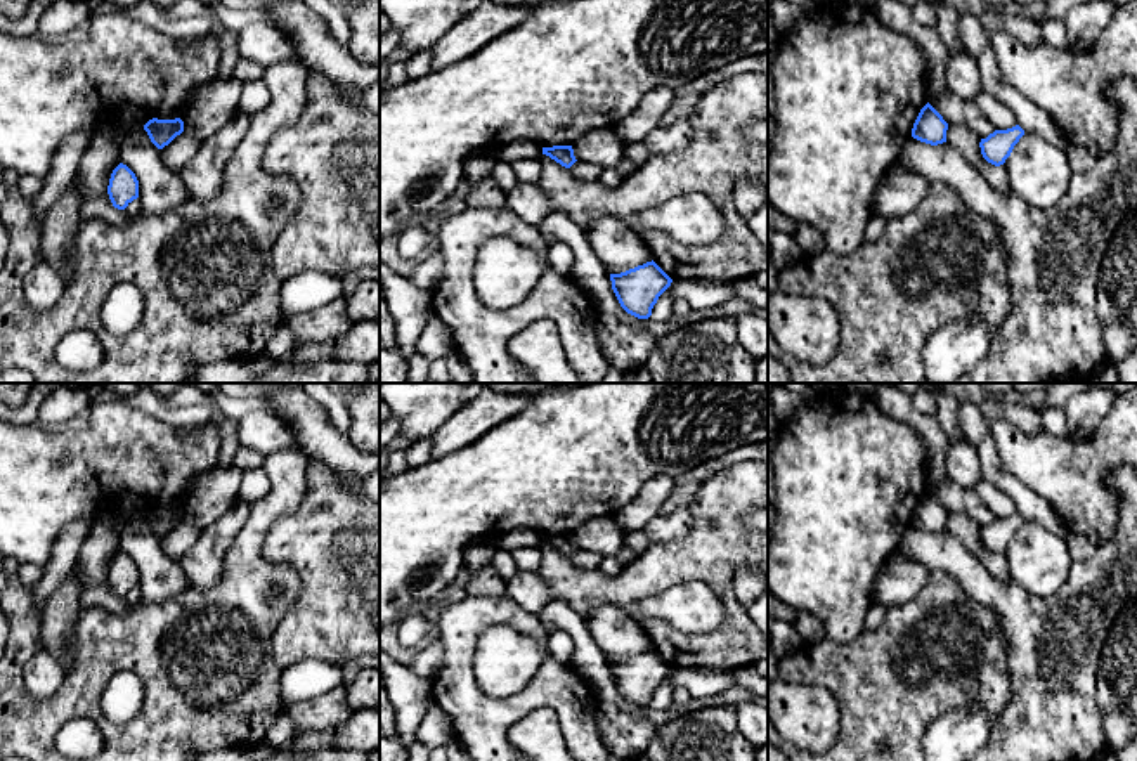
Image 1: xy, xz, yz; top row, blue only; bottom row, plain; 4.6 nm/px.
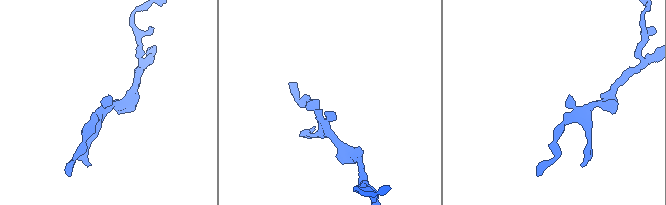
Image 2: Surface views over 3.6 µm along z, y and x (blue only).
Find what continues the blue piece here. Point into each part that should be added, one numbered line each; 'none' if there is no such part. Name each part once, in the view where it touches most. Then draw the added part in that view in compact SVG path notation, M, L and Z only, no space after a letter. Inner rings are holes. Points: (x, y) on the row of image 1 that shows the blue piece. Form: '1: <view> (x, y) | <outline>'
none

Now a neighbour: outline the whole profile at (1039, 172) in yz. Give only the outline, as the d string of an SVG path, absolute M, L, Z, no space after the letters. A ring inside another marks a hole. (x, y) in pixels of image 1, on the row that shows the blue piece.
M1024 132L1004 166L1010 192L1040 210L1059 205L1073 177L1066 149L1031 132Z

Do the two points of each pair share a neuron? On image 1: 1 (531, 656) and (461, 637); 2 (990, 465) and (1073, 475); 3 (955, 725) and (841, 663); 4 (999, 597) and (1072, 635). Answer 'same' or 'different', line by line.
1: different
2: different
3: different
4: same

